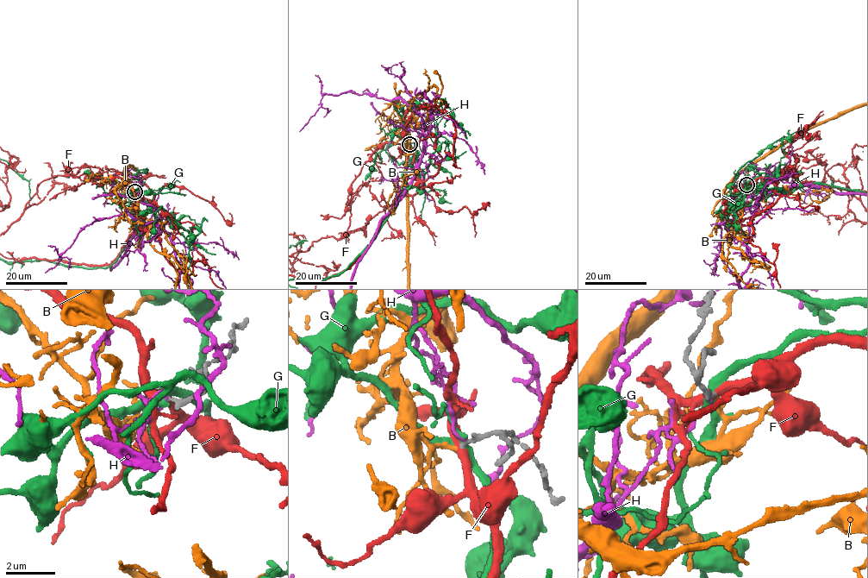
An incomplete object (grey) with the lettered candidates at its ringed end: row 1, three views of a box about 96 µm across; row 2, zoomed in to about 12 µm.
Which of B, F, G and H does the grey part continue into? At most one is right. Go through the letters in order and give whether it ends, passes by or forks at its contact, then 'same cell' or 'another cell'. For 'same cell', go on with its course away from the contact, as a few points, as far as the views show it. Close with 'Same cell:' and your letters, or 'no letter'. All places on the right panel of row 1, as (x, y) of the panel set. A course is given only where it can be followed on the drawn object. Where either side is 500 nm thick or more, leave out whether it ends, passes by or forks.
B: it passes by | same cell
F: it passes by | another cell
G: it forks | another cell
H: it ends | another cell
Same cell: B

